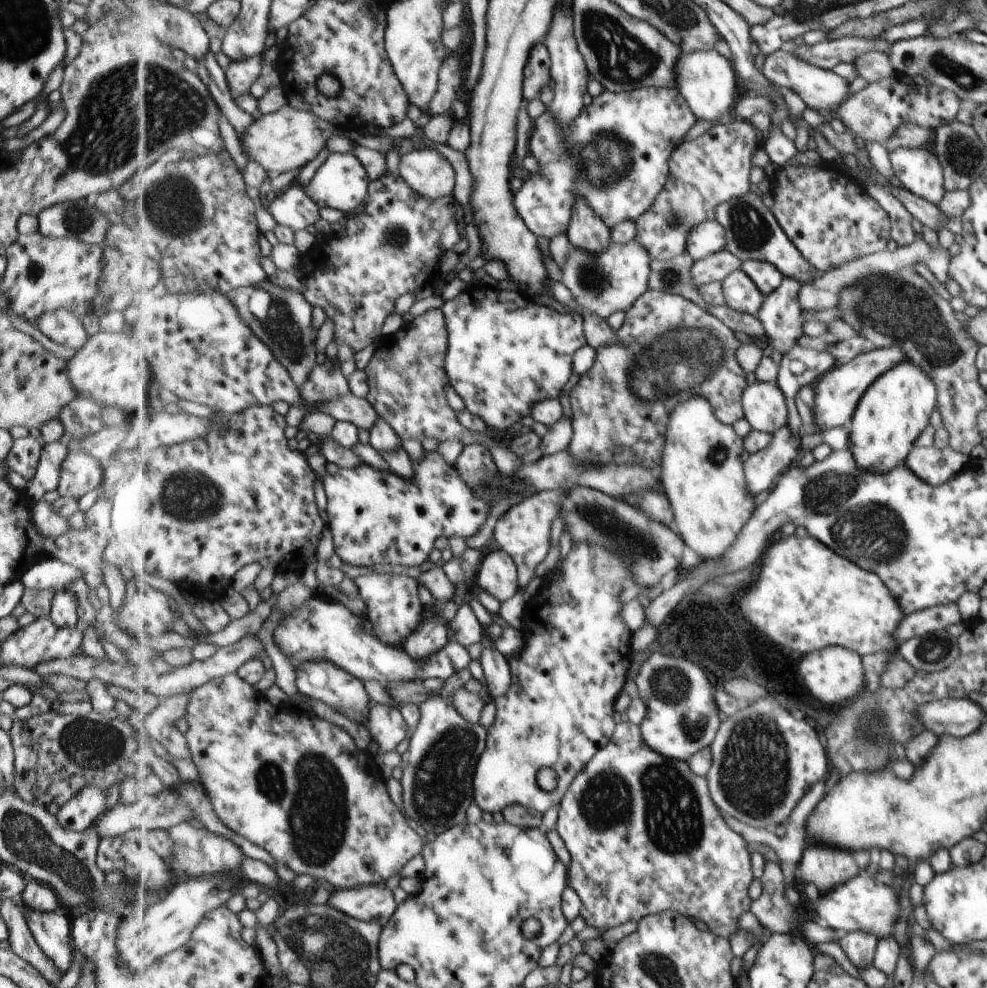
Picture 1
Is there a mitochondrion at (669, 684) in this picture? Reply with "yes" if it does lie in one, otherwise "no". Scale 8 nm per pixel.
yes

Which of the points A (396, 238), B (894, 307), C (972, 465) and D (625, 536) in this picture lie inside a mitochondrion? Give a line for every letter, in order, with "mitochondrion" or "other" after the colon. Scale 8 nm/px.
A: mitochondrion
B: mitochondrion
C: other
D: mitochondrion

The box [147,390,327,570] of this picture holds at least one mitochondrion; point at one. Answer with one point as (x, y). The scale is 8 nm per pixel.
(206, 501)

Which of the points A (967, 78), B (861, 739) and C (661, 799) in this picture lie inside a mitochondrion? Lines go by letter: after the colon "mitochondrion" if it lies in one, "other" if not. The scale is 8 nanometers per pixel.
A: mitochondrion
B: mitochondrion
C: mitochondrion

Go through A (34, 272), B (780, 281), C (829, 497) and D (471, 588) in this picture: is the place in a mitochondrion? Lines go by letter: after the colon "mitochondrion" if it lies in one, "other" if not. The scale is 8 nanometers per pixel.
A: mitochondrion
B: other
C: mitochondrion
D: other

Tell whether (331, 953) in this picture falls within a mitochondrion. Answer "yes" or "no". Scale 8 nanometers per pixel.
yes

